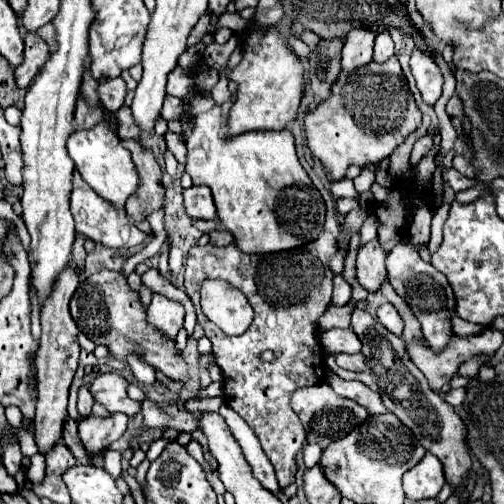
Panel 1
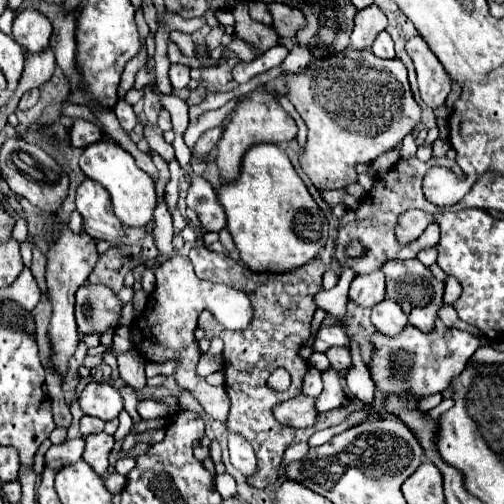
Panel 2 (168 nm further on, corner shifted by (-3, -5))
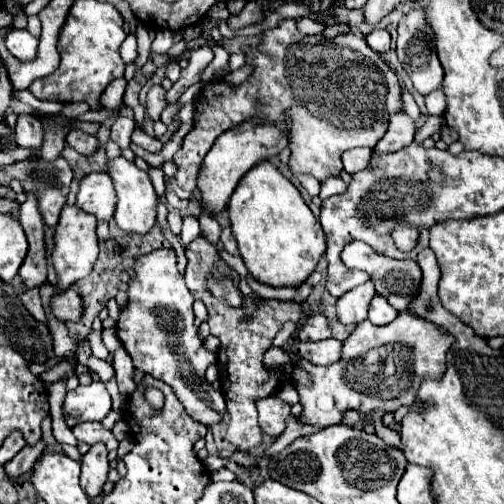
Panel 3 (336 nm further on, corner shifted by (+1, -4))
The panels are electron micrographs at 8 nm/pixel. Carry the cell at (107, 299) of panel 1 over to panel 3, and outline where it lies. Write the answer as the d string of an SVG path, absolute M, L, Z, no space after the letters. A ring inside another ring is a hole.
M68 288L52 298L52 314L62 322L78 322L84 316L84 302L76 288Z

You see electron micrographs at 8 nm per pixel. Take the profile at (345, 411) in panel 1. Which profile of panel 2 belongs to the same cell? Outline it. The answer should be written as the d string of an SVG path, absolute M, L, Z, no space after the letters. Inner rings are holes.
M298 395L294 399L282 401L280 405L276 405L272 409L272 415L280 425L286 425L292 429L312 427L318 417L318 413L314 409L314 399L310 399L306 395Z

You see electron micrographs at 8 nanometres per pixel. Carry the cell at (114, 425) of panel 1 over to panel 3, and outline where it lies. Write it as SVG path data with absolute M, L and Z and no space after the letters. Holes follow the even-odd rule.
M96 442L90 446L90 450L80 460L80 464L82 464L80 484L88 492L88 496L92 496L92 498L96 498L102 492L102 484L106 482L106 474L110 468L106 454L108 454L106 446Z

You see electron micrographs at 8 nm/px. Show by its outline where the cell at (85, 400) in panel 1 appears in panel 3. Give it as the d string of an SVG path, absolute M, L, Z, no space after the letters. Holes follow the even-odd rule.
M82 422L82 424L74 426L72 432L80 442L86 442L86 444L104 442L108 451L118 448L118 440L114 438L114 434L110 430L106 430L100 422Z

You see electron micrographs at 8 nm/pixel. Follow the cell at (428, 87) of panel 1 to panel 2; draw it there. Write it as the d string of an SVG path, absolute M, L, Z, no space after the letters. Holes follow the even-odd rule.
M418 35L410 37L406 41L406 53L410 55L410 59L414 61L414 67L416 67L422 101L430 109L438 109L446 101L446 95L450 93L452 81L450 81L448 73L444 71L438 57L430 51L428 43Z

